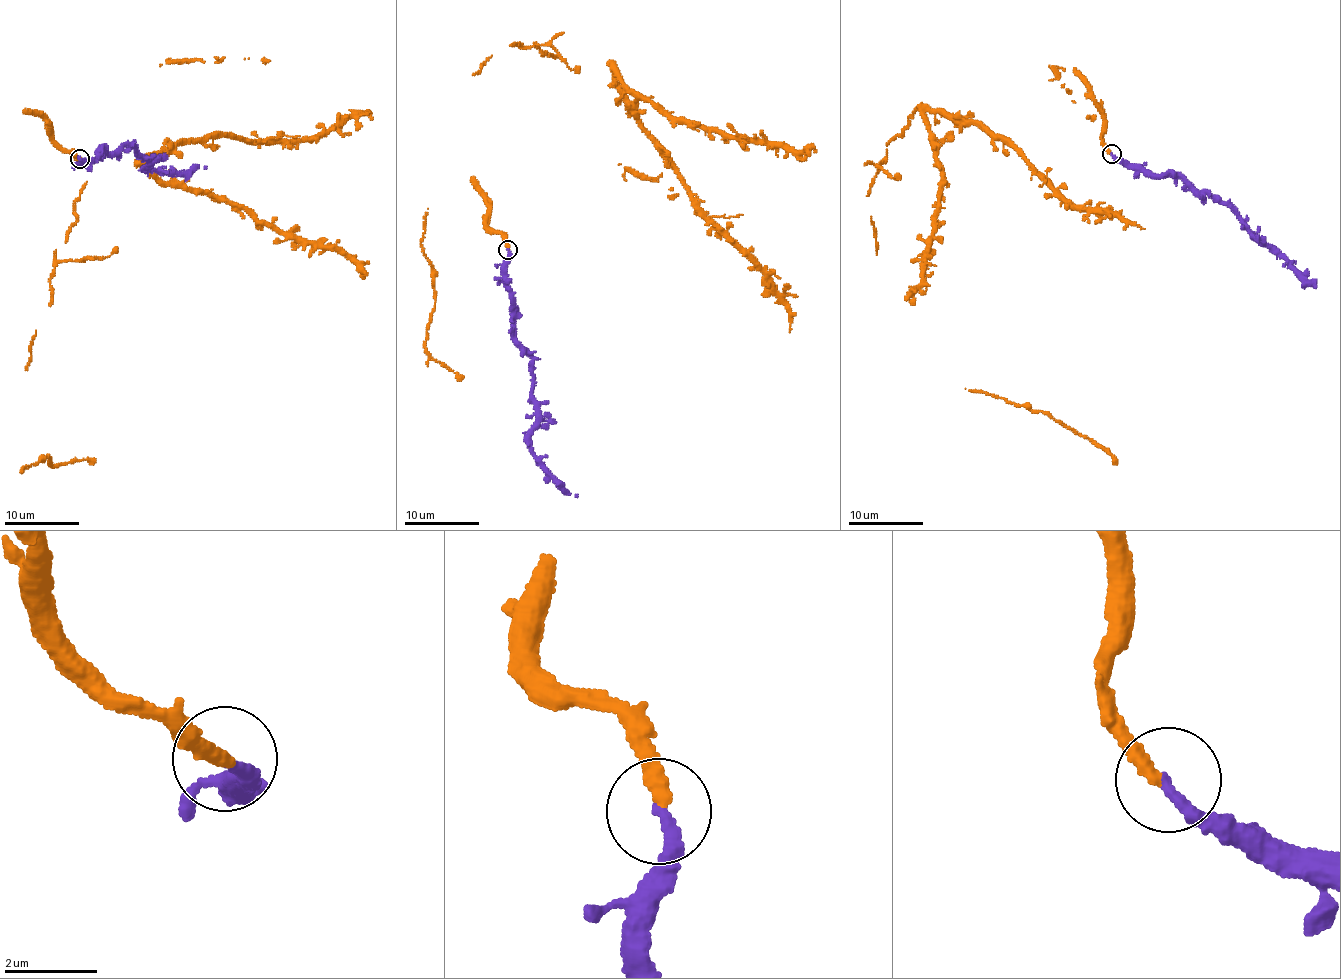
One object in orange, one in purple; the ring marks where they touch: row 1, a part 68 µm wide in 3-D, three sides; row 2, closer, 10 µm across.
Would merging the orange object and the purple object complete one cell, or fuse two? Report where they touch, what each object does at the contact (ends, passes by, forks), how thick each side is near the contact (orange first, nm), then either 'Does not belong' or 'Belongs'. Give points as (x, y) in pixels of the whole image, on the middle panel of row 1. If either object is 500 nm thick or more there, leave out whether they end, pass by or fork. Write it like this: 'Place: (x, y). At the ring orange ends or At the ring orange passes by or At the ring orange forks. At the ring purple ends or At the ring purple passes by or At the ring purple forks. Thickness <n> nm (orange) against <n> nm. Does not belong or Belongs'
Place: (507, 249). At the ring orange ends. At the ring purple ends. Thickness 320 nm (orange) against 280 nm. Belongs

